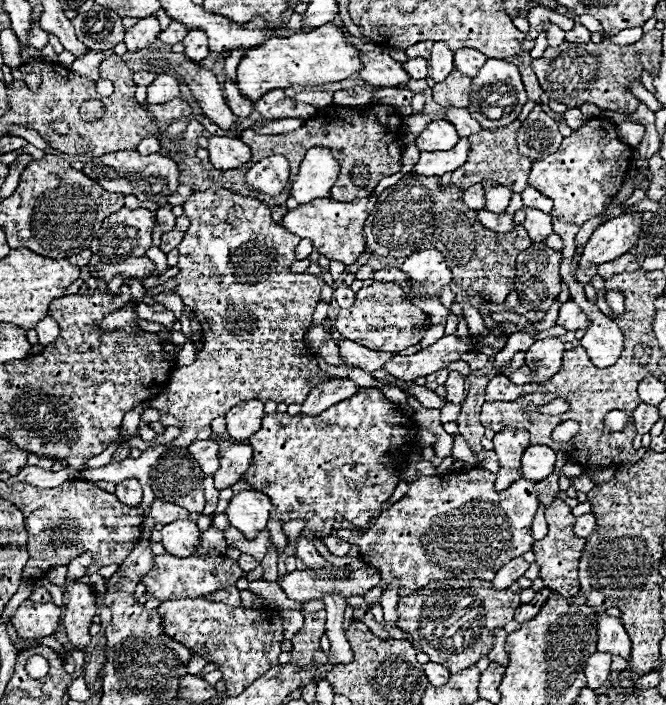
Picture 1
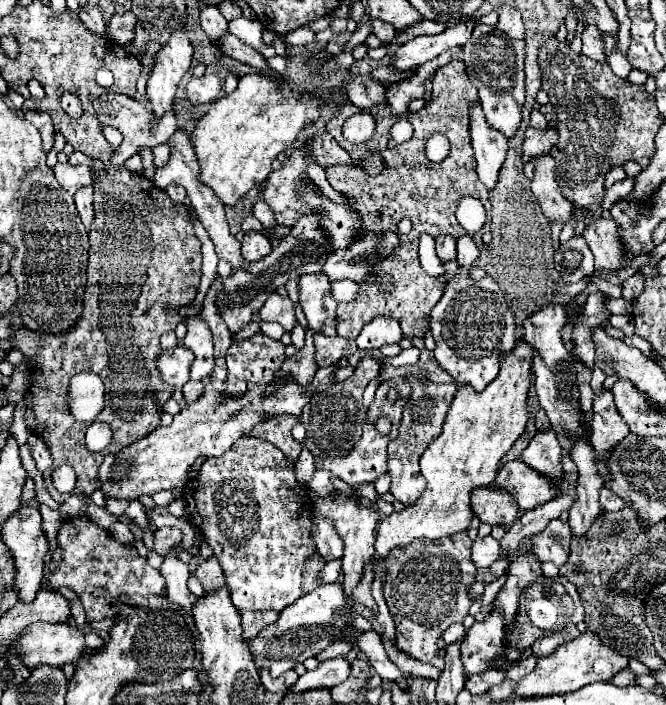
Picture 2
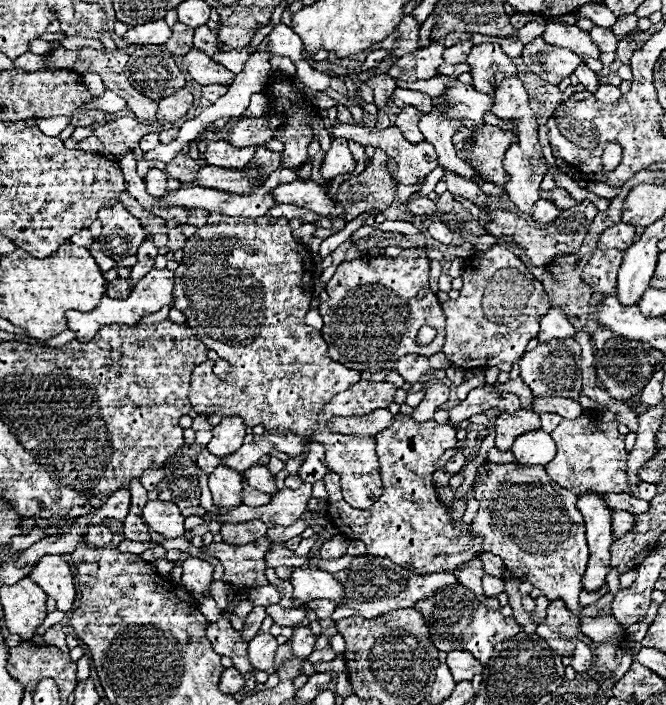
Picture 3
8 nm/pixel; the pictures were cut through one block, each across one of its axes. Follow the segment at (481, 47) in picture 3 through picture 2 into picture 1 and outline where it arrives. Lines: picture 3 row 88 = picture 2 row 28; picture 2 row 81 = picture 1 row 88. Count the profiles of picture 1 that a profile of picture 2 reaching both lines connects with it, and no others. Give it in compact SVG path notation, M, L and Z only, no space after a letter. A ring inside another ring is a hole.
M488 58L488 62L480 68L476 78L472 78L472 88L470 88L470 104L468 112L472 118L480 122L480 126L508 126L514 122L526 104L526 92L522 86L522 78L518 74L518 68L506 60L498 58Z

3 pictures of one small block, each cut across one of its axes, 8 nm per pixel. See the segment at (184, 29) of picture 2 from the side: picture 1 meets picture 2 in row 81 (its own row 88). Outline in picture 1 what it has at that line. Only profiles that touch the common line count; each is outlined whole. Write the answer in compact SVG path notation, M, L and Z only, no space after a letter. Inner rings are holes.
M160 74L156 80L148 86L148 102L150 104L164 104L172 98L178 98L180 94L180 82L170 74Z

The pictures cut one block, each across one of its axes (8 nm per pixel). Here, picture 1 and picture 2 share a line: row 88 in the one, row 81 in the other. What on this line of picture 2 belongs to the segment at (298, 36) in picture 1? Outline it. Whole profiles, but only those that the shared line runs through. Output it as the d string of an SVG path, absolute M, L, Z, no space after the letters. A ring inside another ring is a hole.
M266 74L242 76L236 92L216 100L212 108L198 120L192 132L192 146L200 164L200 182L212 188L224 206L234 208L248 190L252 190L254 186L262 184L268 178L276 156L288 150L290 144L298 138L298 132L304 130L310 122L314 122L318 116L320 116L320 100L316 96L294 94L286 82L274 82Z

